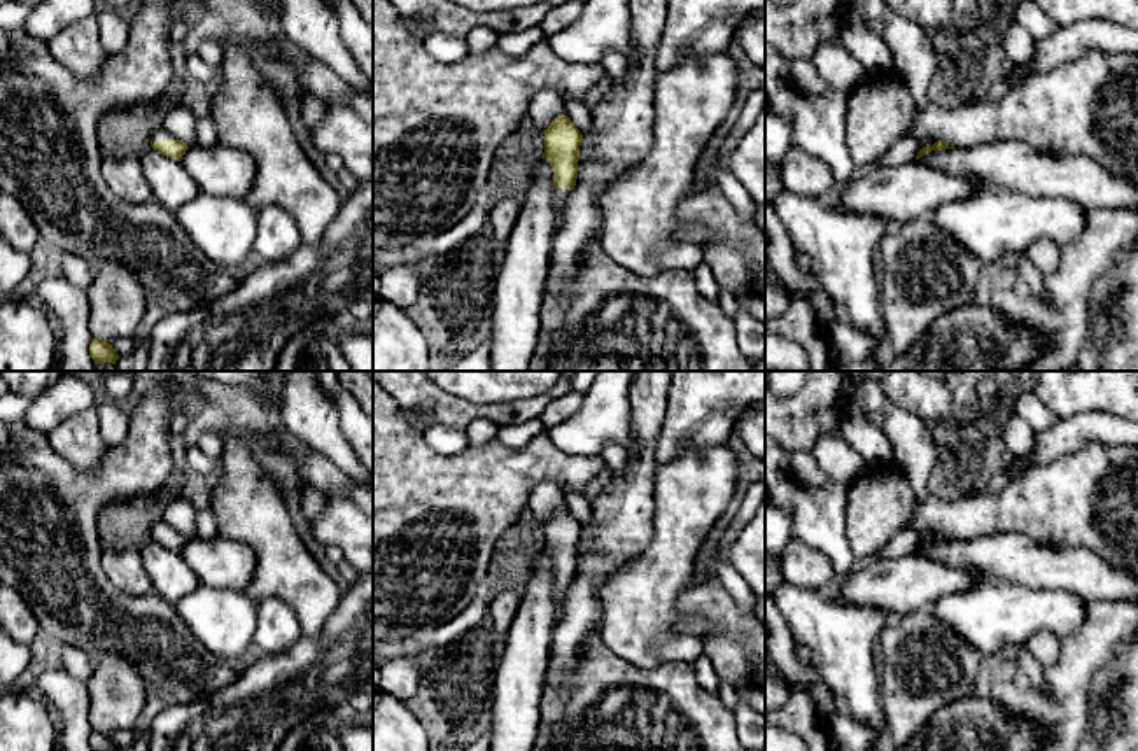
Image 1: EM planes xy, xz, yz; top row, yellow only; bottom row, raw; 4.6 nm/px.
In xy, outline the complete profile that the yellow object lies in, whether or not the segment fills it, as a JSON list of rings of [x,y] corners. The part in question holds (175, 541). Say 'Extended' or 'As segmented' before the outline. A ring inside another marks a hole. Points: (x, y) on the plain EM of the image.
Extended. [[[156,523],[151,530],[151,539],[159,546],[180,553],[186,543],[189,541],[184,534],[175,532],[170,525]]]

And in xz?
Extended. [[[567,508],[555,509],[543,523],[544,544],[553,564],[557,623],[562,620],[565,597],[578,571],[580,537],[583,527]]]

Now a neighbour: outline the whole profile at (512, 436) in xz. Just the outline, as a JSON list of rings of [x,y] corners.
[[[539,418],[527,420],[523,424],[506,424],[501,425],[495,441],[506,448],[523,448],[527,443],[530,443],[539,434],[546,432],[546,427]]]

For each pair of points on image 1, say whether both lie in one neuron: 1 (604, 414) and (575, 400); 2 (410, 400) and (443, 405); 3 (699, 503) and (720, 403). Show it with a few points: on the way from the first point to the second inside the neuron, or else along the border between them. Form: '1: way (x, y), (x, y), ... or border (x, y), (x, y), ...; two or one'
1: border (583, 394), (583, 403), (573, 415), (548, 428); two
2: way (419, 396), (435, 396); one
3: border (725, 442), (715, 447), (683, 449), (673, 459); two

